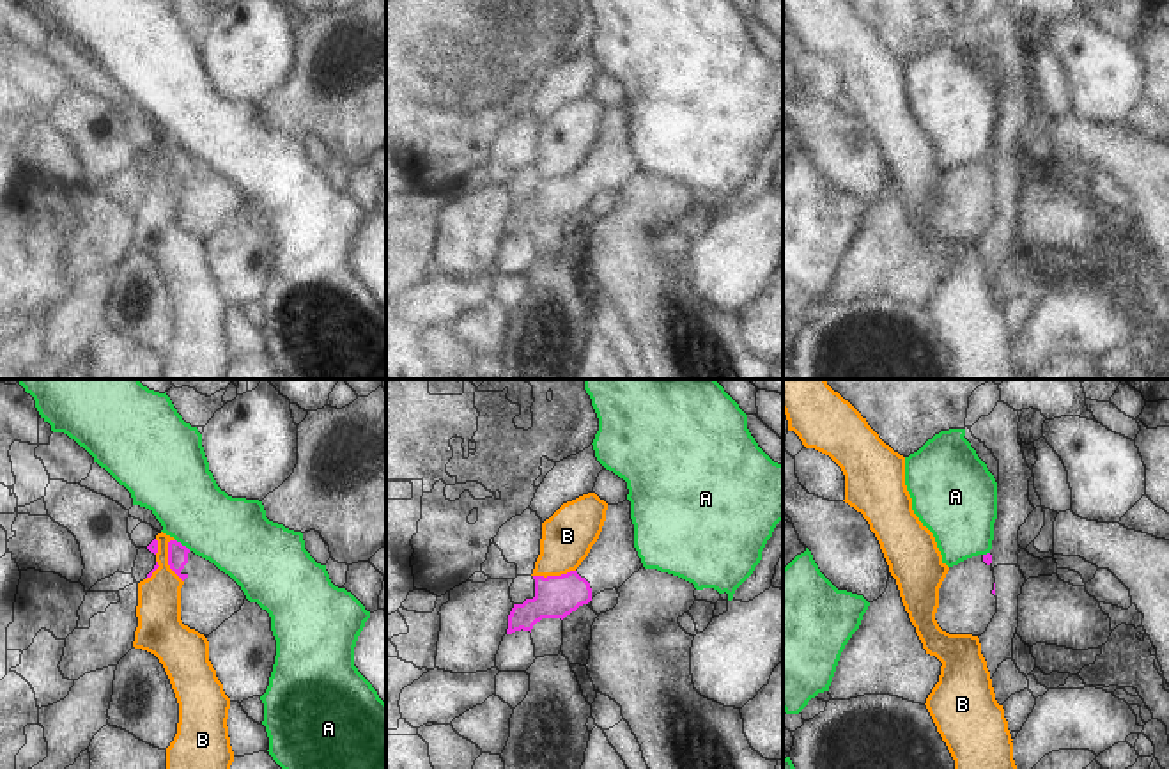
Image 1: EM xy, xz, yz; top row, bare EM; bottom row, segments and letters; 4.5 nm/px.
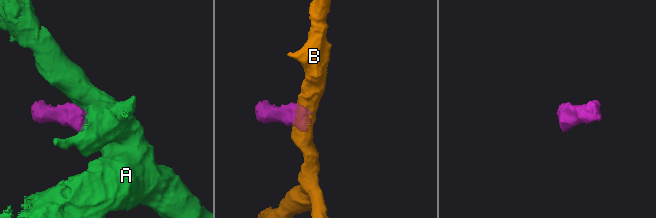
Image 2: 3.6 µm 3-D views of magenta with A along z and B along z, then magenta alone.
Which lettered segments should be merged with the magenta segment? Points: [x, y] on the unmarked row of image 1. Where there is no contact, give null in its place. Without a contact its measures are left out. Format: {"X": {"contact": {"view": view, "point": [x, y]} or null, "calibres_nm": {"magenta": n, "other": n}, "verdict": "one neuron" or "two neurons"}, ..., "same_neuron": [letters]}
{"A": {"contact": {"view": "xy", "point": [181, 147]}, "calibres_nm": {"magenta": 100, "other": 320}, "verdict": "two neurons"}, "B": {"contact": {"view": "xy", "point": [169, 163]}, "calibres_nm": {"magenta": 100, "other": 200}, "verdict": "two neurons"}, "same_neuron": []}

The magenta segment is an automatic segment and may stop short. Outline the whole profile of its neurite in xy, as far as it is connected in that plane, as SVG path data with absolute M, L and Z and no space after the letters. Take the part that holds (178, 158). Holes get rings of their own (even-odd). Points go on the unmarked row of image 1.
M177 144L168 145L168 168L184 184L181 223L190 232L209 239L244 207L244 195L228 177Z

